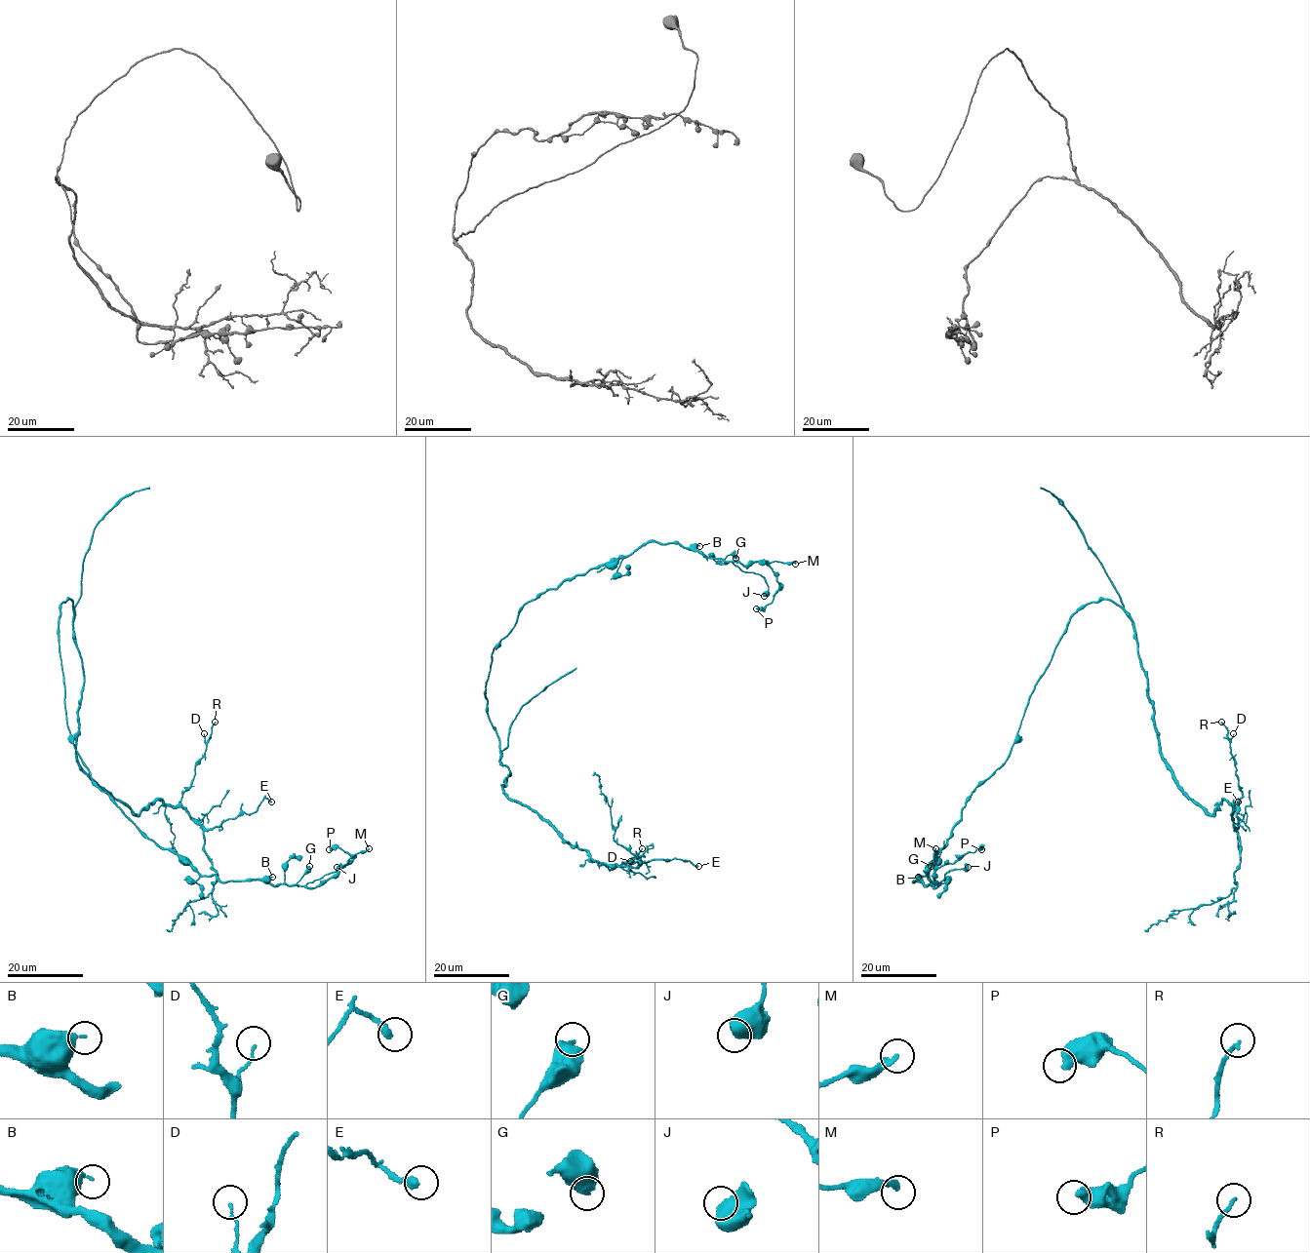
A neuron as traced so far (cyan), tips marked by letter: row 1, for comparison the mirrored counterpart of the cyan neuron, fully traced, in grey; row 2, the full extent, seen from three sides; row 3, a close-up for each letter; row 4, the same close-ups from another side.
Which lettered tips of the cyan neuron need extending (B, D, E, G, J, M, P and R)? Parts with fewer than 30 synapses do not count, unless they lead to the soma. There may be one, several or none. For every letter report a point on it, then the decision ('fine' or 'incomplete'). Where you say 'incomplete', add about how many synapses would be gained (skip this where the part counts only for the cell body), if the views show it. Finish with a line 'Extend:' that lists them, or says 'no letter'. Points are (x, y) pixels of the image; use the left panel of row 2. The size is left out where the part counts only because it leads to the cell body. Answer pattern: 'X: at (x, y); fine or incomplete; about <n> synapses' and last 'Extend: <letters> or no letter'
B: at (272, 877); fine
D: at (204, 733); fine
E: at (271, 802); fine
G: at (309, 866); fine
J: at (337, 867); fine
M: at (369, 848); fine
P: at (329, 849); fine
R: at (215, 722); fine
Extend: no letter

